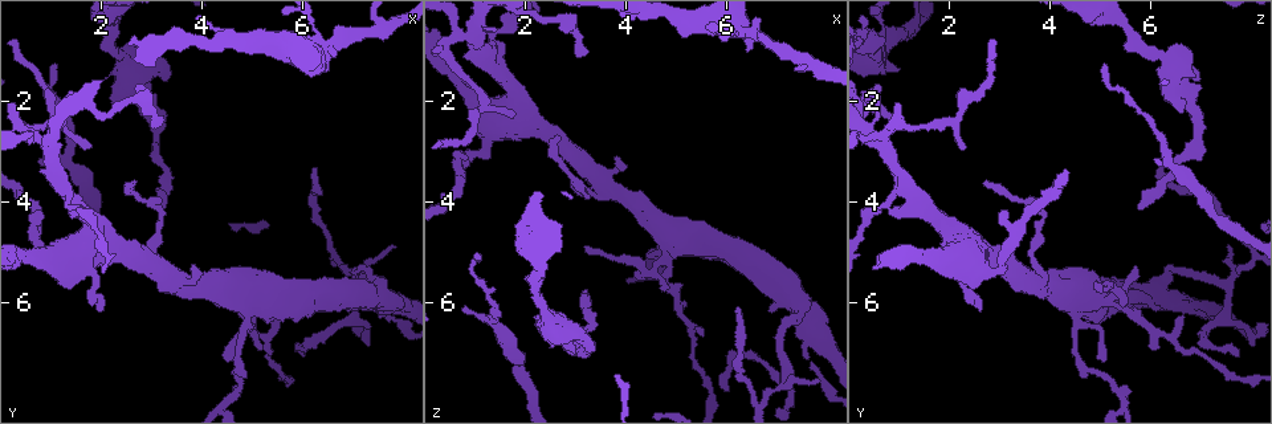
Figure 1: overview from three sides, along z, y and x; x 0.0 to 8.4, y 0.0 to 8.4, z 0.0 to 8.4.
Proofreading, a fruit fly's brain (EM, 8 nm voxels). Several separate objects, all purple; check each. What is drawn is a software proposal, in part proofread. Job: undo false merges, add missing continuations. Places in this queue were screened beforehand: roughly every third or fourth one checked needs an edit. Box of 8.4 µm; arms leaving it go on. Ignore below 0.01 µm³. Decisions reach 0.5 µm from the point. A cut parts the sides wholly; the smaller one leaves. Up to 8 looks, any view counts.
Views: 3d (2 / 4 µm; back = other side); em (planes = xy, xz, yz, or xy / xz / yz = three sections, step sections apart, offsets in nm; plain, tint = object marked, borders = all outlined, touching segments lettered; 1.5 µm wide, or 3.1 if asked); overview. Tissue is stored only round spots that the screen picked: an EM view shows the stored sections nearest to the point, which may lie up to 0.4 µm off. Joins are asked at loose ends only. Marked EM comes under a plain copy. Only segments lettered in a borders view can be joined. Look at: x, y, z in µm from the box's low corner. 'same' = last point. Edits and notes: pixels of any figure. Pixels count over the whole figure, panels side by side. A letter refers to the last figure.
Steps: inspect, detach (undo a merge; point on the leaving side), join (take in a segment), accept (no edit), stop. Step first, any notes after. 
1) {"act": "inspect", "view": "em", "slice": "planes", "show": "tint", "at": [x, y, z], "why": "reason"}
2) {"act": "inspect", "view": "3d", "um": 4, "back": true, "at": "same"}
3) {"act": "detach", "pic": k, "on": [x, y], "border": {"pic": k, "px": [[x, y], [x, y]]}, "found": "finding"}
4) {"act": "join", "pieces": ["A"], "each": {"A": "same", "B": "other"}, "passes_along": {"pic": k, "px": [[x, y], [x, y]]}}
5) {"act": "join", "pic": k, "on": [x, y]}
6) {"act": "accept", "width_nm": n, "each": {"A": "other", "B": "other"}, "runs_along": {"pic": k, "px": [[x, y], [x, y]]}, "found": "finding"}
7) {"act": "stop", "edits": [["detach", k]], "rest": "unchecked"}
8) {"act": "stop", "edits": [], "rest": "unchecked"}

{"act": "inspect", "view": "em", "slice": "planes", "show": "borders", "at": [1.20, 2.45, 2.05], "why": "abrupt turn"}

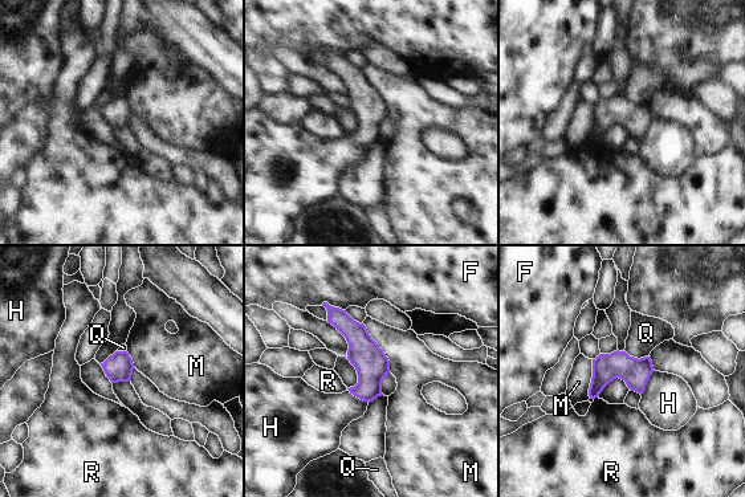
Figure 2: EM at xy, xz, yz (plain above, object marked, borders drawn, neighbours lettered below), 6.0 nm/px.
{"act": "accept", "width_nm": 180, "each": {"F": "other", "H": "other", "M": "other", "Q": "other", "R": "other"}, "border": {"pic": 2, "px": [[625, 350], [638, 358], [648, 357]]}, "found": "continuous, no second neuron"}

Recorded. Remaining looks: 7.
{"act": "inspect", "view": "em", "slice": "planes", "show": "borders", "at": [0.80, 3.15, 6.15], "why": "an open end"}

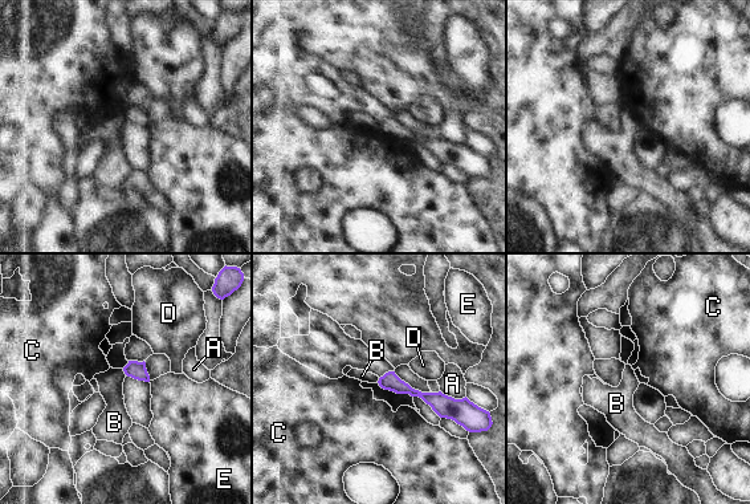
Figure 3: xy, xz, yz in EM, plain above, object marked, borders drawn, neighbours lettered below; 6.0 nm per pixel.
{"act": "accept", "width_nm": 110, "longest_contact_nm": ["A", 170], "each": {"A": "other", "B": "other", "C": "other", "D": "other", "E": "other"}, "found": "no lettered segment goes on from it"}

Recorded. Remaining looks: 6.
{"act": "inspect", "view": "3d", "um": 4, "back": true, "at": [4.70, 5.30, 5.70], "why": "tapers out"}

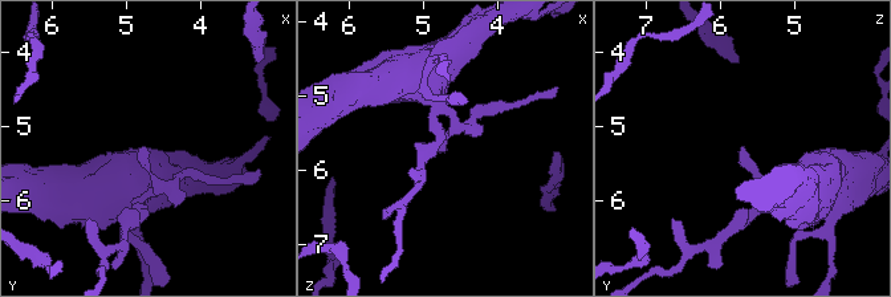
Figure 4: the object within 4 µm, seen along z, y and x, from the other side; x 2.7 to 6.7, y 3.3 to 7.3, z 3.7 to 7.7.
{"act": "inspect", "view": "em", "slice": "yz", "step": 4, "show": "borders", "at": [4.75, 5.30, 5.70]}

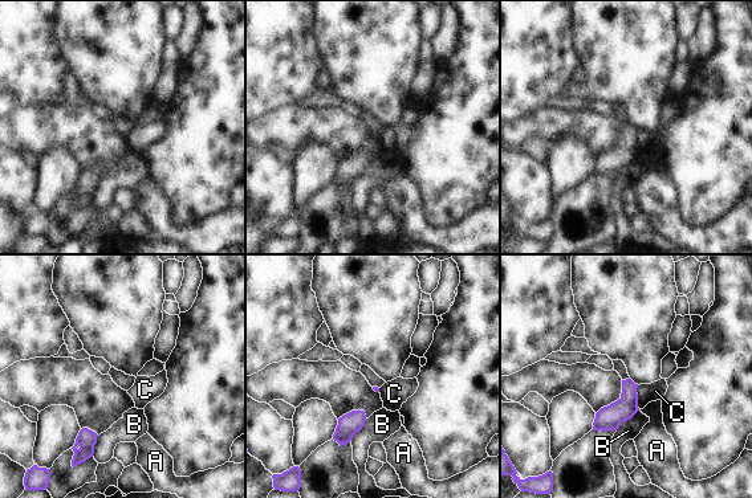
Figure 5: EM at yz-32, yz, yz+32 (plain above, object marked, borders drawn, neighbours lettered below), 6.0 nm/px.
{"act": "accept", "longest_contact_nm": ["B", 190], "each": {"A": "other", "B": "other", "C": "other"}, "border": {"pic": 5, "px": [[637, 386], [637, 405], [639, 408]]}, "found": "none of them fits"}

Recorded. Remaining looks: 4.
{"act": "stop", "edits": [], "rest": "unchecked"}

